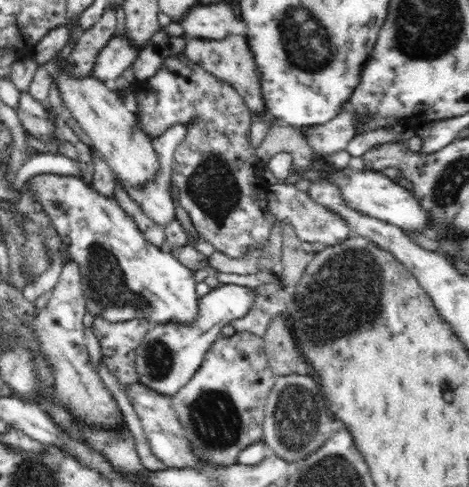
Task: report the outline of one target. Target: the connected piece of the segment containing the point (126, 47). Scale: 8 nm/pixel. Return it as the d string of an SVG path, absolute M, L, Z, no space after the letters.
M115 34L98 54L91 74L94 79L111 84L126 68L133 66L139 51L124 34Z

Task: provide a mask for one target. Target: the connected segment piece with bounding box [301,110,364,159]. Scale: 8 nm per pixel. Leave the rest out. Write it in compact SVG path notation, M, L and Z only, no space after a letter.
M340 110L330 122L302 128L301 131L313 152L325 159L335 152L346 151L348 142L357 134L355 128L358 122L364 122L364 119L358 114Z

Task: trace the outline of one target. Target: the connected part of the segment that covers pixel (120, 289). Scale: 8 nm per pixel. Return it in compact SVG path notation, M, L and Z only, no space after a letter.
M40 173L32 175L26 183L33 190L35 198L42 205L61 239L65 241L69 257L78 263L82 273L86 312L91 316L100 315L110 322L124 322L136 318L150 320L154 326L168 324L170 321L180 321L181 324L190 326L192 321L196 320L199 295L196 294L194 271L182 264L172 253L151 245L114 197L102 195L78 176Z

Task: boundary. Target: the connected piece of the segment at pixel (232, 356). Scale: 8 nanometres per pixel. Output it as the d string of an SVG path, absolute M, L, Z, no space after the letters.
M242 331L234 336L215 340L206 352L200 368L190 378L190 382L171 397L171 404L184 427L190 447L194 449L194 455L216 467L236 464L240 450L263 438L265 407L276 384L276 378L268 365L263 338L260 336Z

